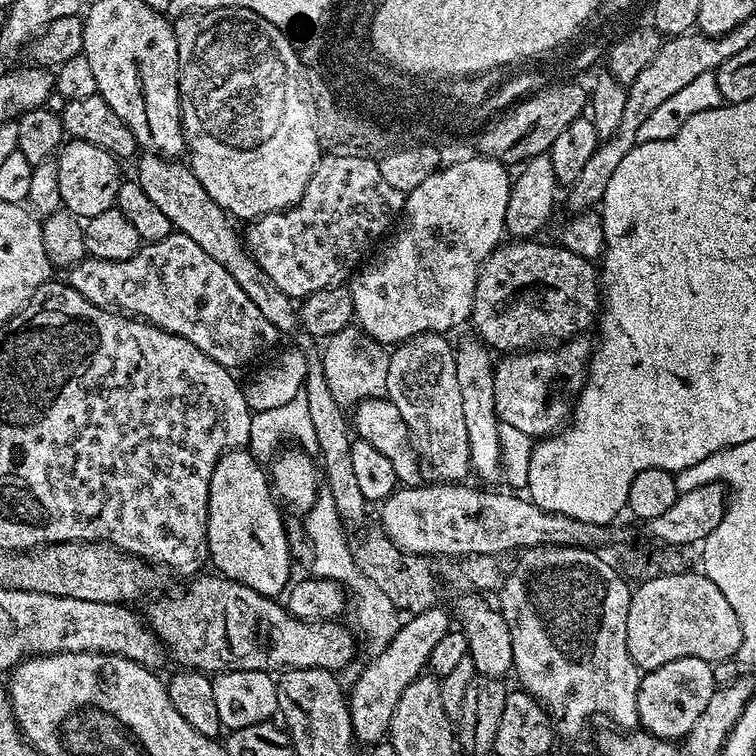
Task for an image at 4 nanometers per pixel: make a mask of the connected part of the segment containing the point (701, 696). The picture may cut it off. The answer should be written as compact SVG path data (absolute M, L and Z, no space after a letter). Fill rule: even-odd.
M678 658L645 671L640 678L638 690L637 718L639 727L662 740L679 741L688 735L689 730L702 718L706 702L717 690L716 672L711 663L702 658Z

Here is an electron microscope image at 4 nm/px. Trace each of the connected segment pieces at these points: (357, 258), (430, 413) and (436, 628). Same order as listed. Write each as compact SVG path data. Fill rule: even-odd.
M348 150L324 154L298 204L282 212L266 214L247 225L246 247L260 269L274 281L274 286L278 286L278 290L293 298L303 298L323 288L341 287L356 272L361 261L373 251L377 241L393 227L404 209L404 202L405 193L390 186L382 178L382 170L375 159L372 161L368 156L351 156Z
M424 332L410 337L395 345L387 357L387 376L385 384L386 399L398 406L398 414L402 422L406 422L408 435L423 467L433 472L440 482L460 482L469 475L472 459L470 446L466 438L466 418L462 415L462 397L458 391L456 377L456 354L453 341L442 332Z
M433 606L424 612L409 615L387 647L373 655L373 660L360 672L347 693L348 709L352 715L352 734L361 745L373 746L389 735L394 710L410 682L419 678L428 668L434 646L450 631L448 612L441 606Z

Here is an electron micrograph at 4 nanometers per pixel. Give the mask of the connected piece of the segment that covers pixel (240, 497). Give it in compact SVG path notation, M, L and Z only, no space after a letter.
M243 447L234 448L224 453L210 474L210 494L208 495L208 554L210 564L219 575L250 586L263 596L279 597L289 587L292 576L294 557L288 545L288 529L285 517L280 517L281 505L274 495L269 473L261 461Z

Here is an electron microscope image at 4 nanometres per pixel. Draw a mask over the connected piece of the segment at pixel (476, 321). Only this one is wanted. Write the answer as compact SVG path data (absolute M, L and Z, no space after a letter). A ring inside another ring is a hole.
M533 238L531 240L512 240L511 242L504 242L497 246L493 252L485 258L480 272L477 274L477 282L474 286L472 314L470 317L470 324L476 328L475 335L479 336L489 349L495 350L500 354L507 354L510 352L522 352L525 350L535 349L537 346L555 346L565 340L571 340L579 337L588 327L595 325L598 320L598 313L602 308L602 289L598 279L598 268L595 263L586 258L582 258L578 254L574 254L570 250L561 248L559 243L552 242L552 244L539 244L539 239Z

